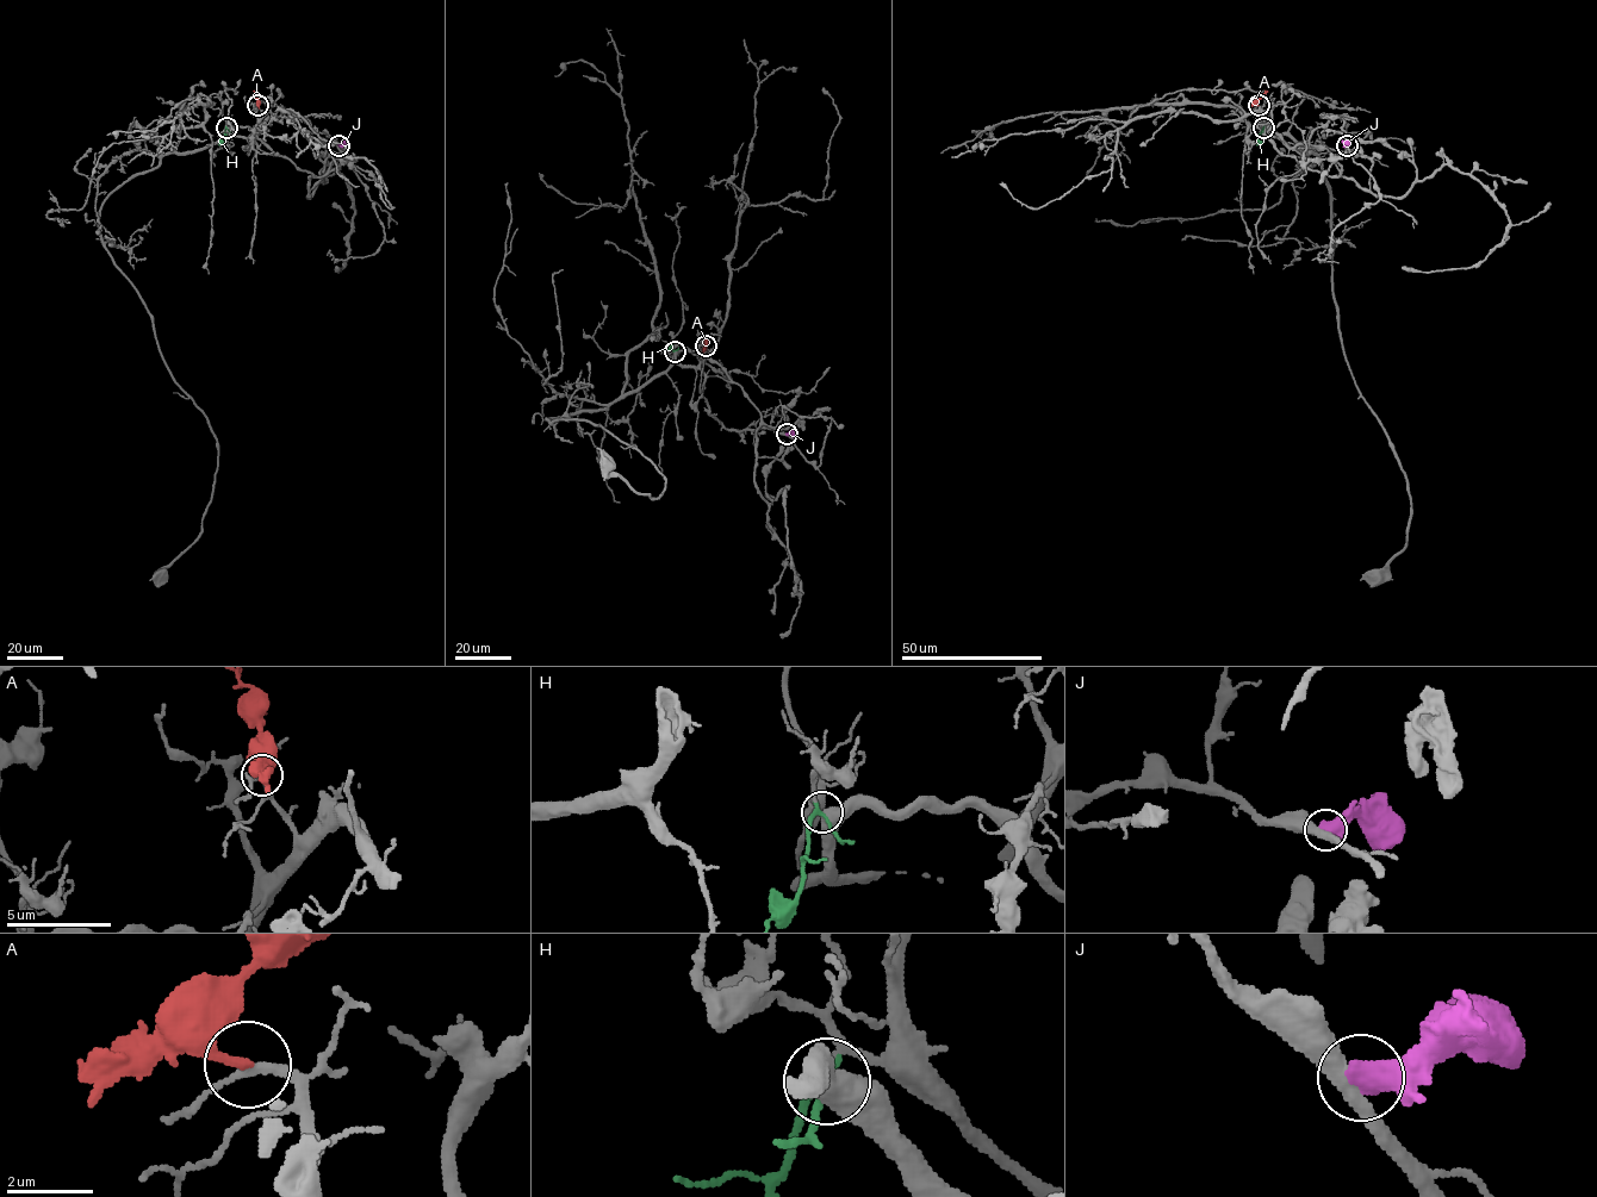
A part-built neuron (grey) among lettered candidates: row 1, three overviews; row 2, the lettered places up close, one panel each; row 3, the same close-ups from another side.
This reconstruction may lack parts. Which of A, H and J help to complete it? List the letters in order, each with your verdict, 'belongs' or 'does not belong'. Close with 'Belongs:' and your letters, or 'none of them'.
A: belongs
H: belongs
J: does not belong
Belongs: A, H

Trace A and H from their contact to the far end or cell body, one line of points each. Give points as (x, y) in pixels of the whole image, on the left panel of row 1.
A: (258, 105), (258, 95), (253, 91)
H: (227, 128), (219, 145)

